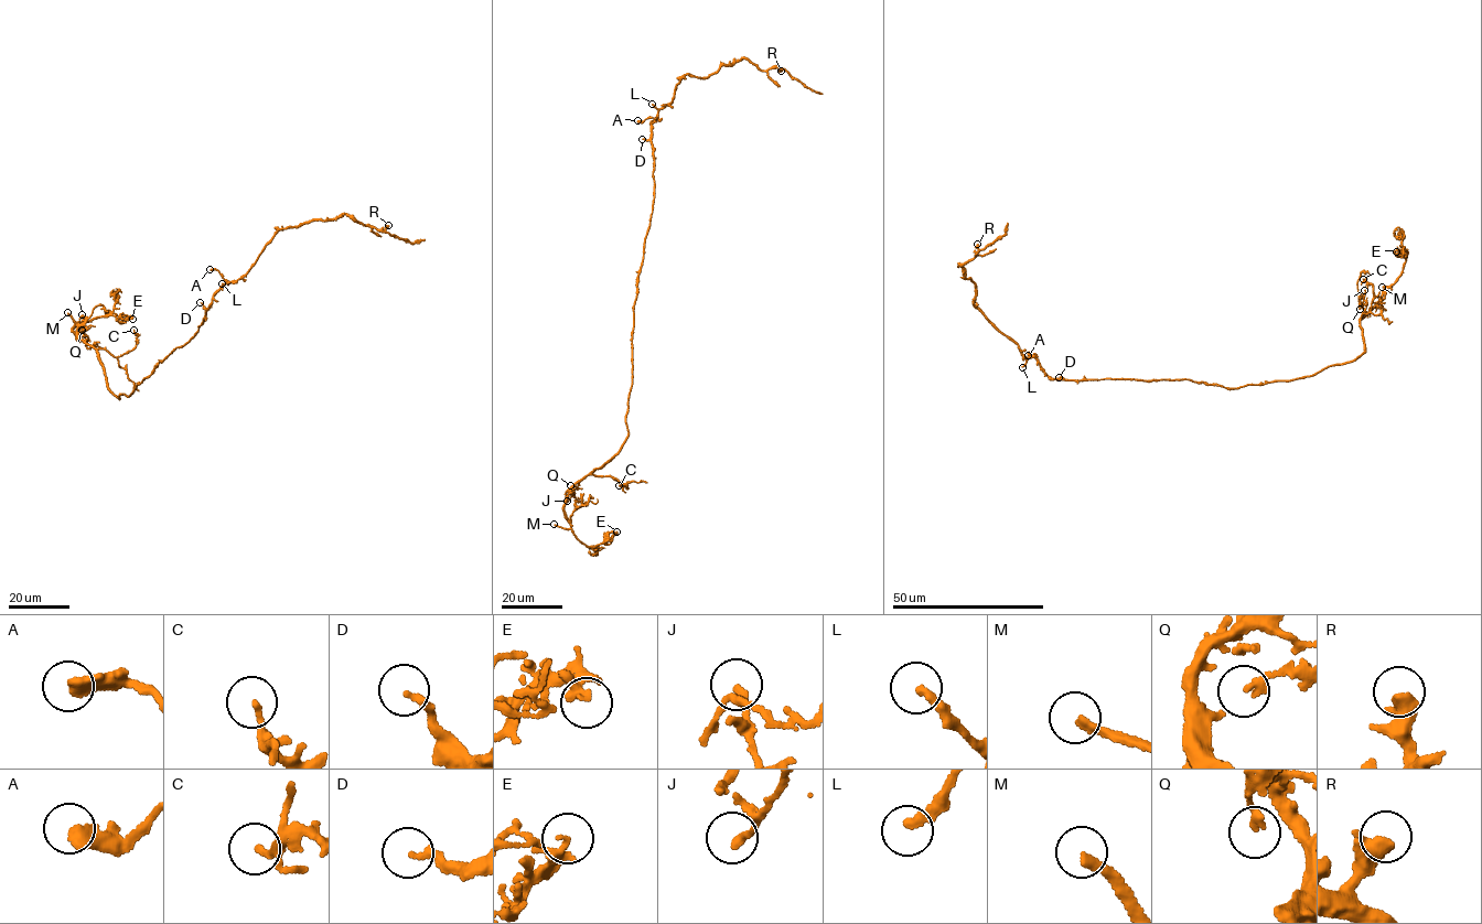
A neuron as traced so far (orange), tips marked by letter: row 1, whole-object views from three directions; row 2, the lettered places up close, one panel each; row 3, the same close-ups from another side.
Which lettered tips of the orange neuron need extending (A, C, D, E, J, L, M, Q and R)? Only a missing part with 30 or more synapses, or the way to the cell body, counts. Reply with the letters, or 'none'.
M

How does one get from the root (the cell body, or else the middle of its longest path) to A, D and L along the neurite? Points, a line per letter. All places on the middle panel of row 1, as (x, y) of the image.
A: (644, 243), (653, 202), (650, 124), (656, 119), (637, 120)
D: (644, 243), (652, 217), (654, 180), (652, 142), (642, 139)
L: (644, 243), (654, 199), (650, 124), (657, 118), (658, 111), (652, 104)

